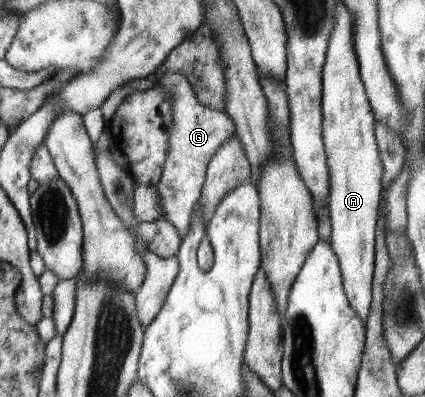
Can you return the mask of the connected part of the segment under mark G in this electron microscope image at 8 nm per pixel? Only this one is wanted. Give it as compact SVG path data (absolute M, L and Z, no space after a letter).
M162 73L156 83L164 91L170 91L172 97L172 127L168 131L170 151L166 157L162 177L155 185L160 195L158 205L162 209L162 215L166 217L164 221L172 223L179 236L183 238L190 229L193 207L202 195L208 163L216 155L220 145L224 145L230 139L230 135L236 135L236 127L228 114L200 105L194 89L188 85L184 75Z

